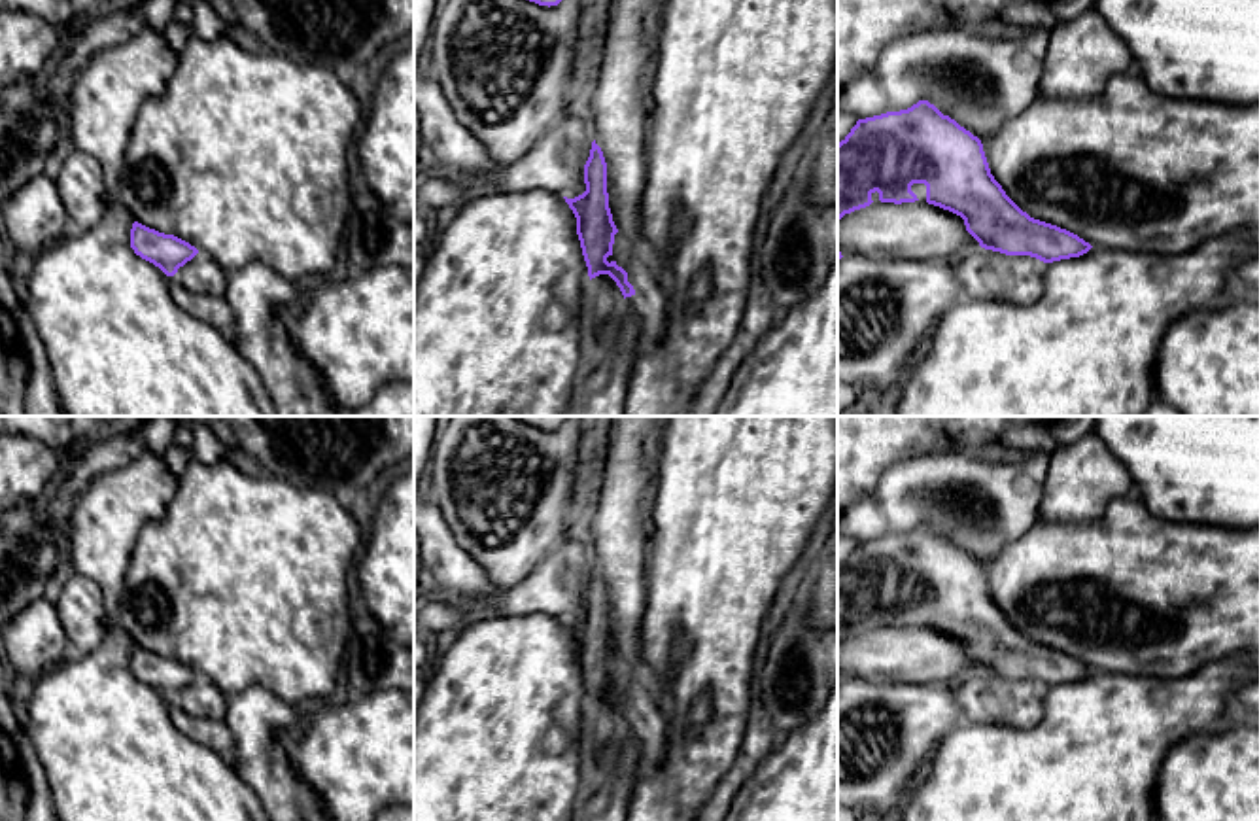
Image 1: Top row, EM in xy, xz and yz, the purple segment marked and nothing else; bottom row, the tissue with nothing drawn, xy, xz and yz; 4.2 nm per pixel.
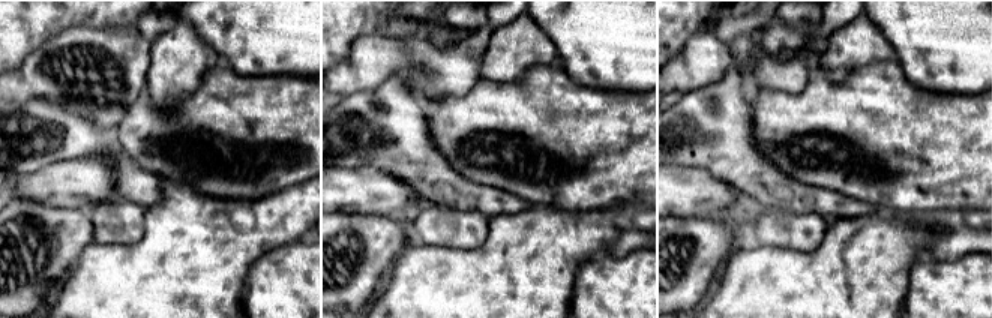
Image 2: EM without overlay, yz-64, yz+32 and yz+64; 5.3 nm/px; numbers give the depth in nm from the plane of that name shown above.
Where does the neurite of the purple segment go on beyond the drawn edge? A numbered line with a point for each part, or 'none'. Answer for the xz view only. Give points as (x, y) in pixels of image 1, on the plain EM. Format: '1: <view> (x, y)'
1: xz (649, 727)

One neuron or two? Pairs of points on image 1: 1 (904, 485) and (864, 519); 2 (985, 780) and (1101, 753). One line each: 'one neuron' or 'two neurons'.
1: one neuron
2: one neuron

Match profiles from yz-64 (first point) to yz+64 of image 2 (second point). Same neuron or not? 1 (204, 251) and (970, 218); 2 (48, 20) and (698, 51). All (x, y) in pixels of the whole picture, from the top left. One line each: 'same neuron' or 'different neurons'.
1: different neurons
2: different neurons

